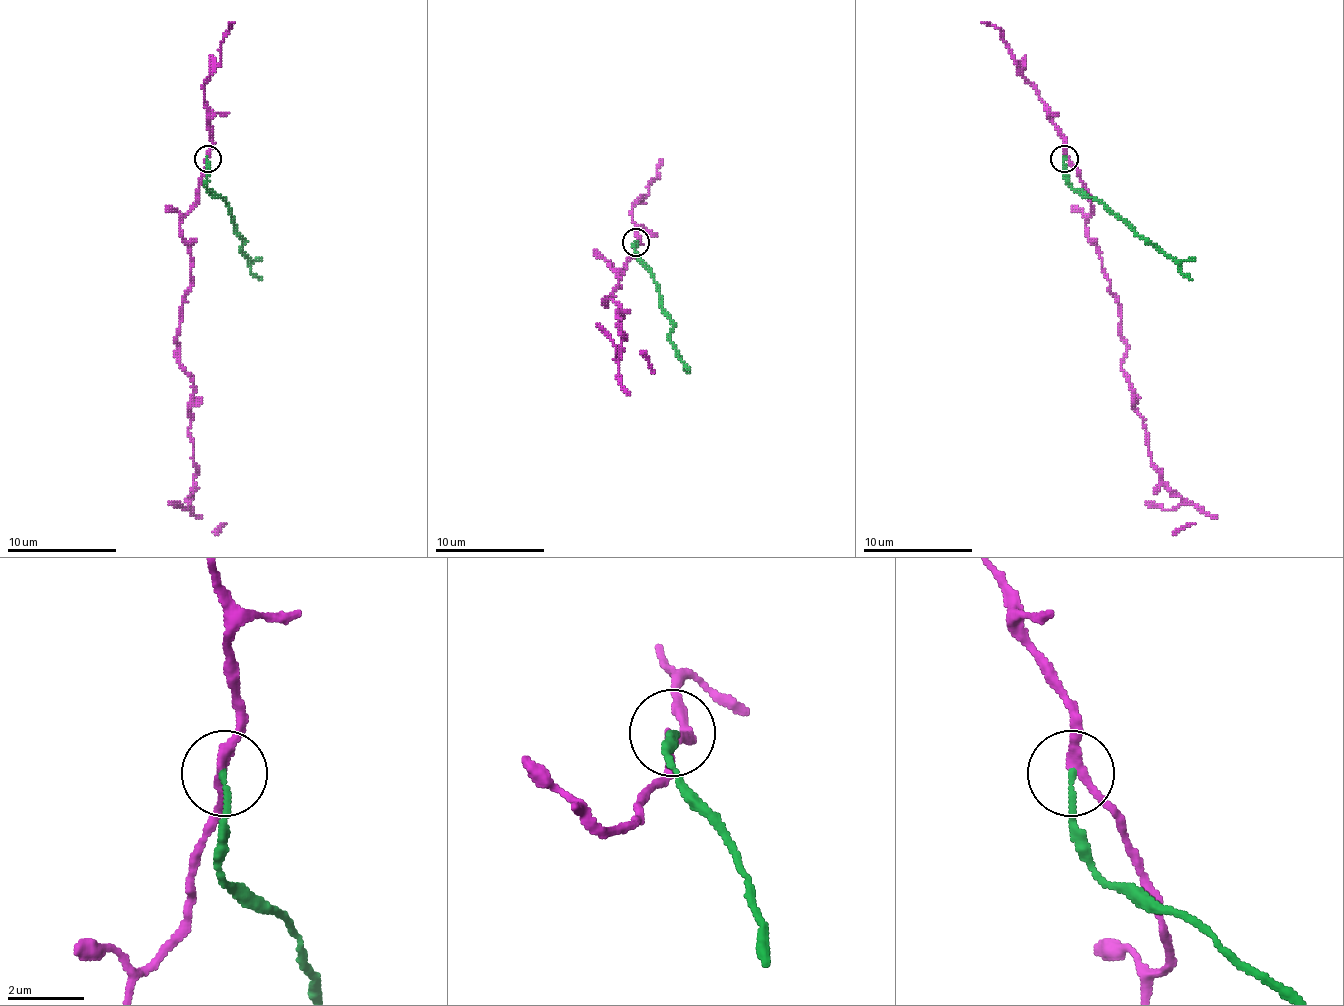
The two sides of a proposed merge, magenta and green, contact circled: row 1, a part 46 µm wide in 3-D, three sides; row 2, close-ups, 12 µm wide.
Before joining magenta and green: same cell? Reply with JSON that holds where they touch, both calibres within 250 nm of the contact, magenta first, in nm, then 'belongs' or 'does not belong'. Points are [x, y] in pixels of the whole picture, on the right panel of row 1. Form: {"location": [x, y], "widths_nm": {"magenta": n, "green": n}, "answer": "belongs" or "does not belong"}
{"location": [1064, 158], "widths_nm": {"magenta": 200, "green": 160}, "answer": "does not belong"}

